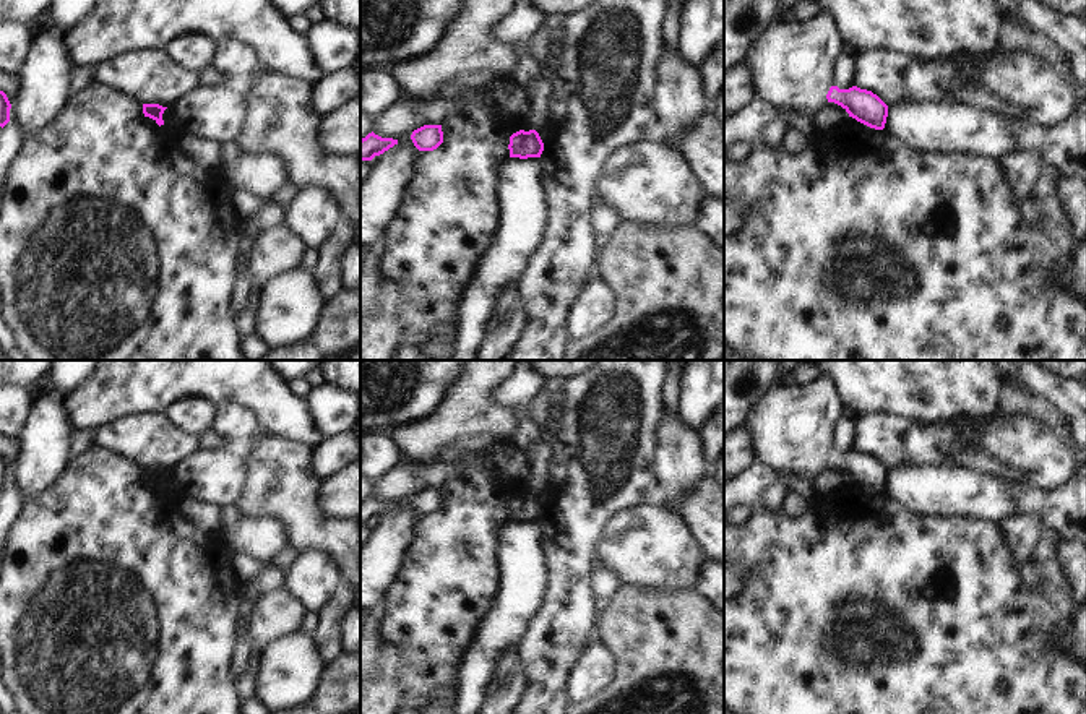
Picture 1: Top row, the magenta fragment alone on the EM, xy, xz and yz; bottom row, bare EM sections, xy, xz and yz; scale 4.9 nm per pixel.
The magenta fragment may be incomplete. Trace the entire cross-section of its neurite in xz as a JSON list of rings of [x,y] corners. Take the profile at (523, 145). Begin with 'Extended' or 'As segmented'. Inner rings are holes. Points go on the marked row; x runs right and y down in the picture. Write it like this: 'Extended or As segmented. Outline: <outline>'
As segmented. Outline: [[[519,130],[510,136],[510,157],[541,157],[544,143],[536,130]]]

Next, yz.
As segmented. Outline: [[[831,86],[826,94],[828,102],[841,105],[849,117],[857,122],[883,130],[888,117],[888,105],[872,91],[852,86],[849,89],[839,89]]]

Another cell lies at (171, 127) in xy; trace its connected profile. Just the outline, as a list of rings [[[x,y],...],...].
[[[166,109],[164,110],[164,114],[162,114],[164,123],[161,127],[156,123],[156,120],[153,120],[149,117],[144,117],[144,120],[149,125],[156,127],[166,136],[175,138],[180,133],[180,127],[179,127],[179,123],[177,123],[177,120],[174,117],[174,110],[172,109]]]

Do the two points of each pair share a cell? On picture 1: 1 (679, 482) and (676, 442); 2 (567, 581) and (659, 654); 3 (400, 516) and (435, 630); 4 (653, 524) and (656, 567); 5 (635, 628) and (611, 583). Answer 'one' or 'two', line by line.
1: one
2: two
3: two
4: one
5: two

